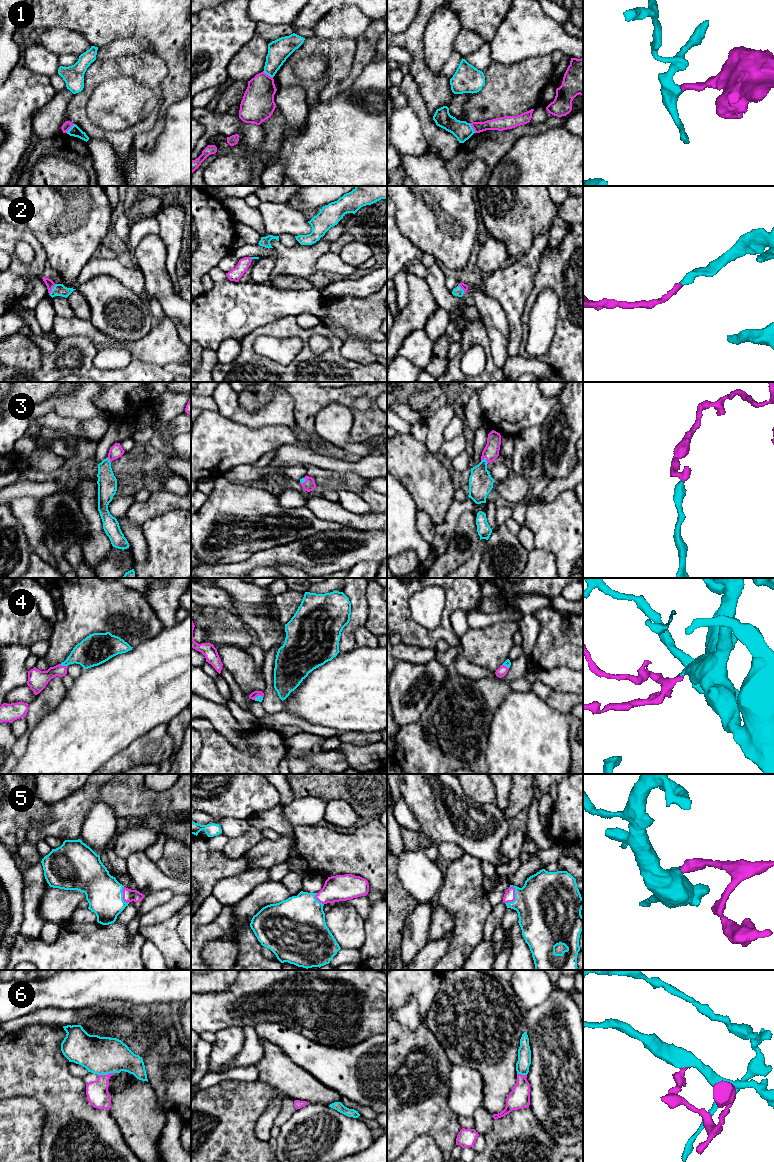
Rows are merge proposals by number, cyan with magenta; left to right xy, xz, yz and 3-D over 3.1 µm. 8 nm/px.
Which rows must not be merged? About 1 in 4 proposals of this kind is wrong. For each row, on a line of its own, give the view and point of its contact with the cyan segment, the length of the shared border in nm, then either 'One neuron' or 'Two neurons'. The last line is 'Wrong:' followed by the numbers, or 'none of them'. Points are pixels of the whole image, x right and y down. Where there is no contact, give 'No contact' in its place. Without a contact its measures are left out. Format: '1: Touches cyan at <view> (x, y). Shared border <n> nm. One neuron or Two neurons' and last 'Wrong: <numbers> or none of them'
1: Touches cyan at xz (268, 74). Shared border 100 nm. Two neurons
2: Touches cyan at xy (52, 289). Shared border 100 nm. One neuron
3: Touches cyan at yz (485, 460). Shared border 60 nm. One neuron
4: Touches cyan at xy (63, 665). Shared border 70 nm. One neuron
5: Touches cyan at yz (515, 897). Shared border 160 nm. One neuron
6: Touches cyan at xy (105, 1074). Shared border 130 nm. One neuron
Wrong: 1

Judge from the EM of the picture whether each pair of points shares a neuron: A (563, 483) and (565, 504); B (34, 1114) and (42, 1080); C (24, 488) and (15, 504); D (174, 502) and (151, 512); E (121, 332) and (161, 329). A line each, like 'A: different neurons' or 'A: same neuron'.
A: different neurons
B: different neurons
C: different neurons
D: same neuron
E: different neurons

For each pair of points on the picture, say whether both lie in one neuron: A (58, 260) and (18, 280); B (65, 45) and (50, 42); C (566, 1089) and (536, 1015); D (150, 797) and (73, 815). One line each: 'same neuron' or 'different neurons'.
A: different neurons
B: same neuron
C: same neuron
D: same neuron

